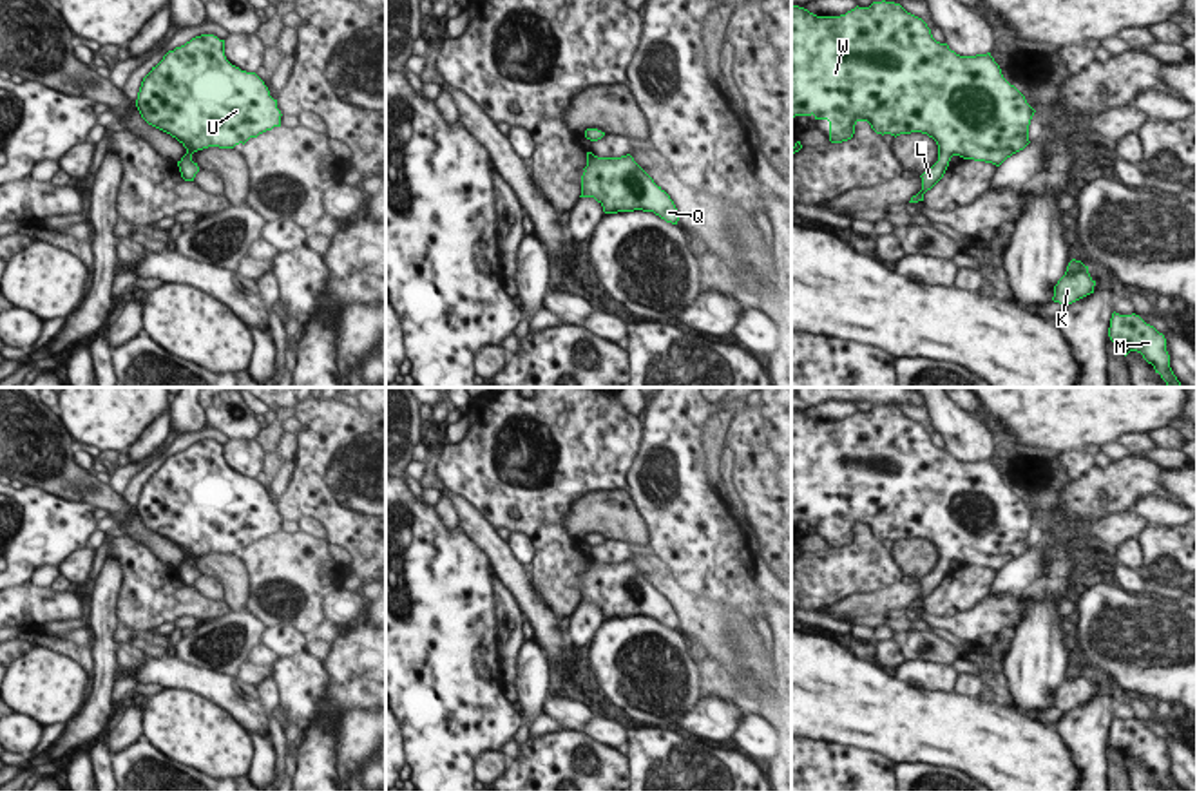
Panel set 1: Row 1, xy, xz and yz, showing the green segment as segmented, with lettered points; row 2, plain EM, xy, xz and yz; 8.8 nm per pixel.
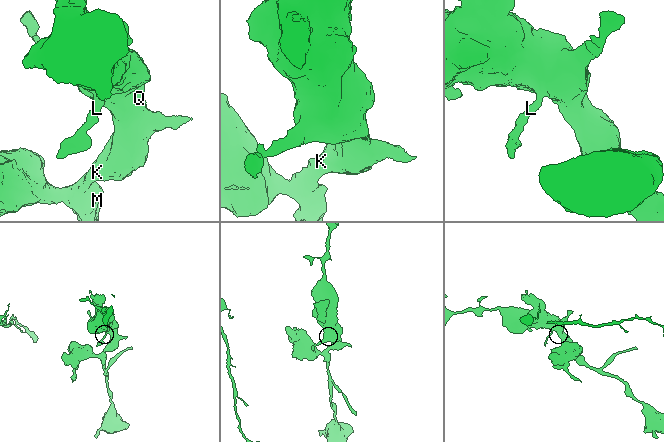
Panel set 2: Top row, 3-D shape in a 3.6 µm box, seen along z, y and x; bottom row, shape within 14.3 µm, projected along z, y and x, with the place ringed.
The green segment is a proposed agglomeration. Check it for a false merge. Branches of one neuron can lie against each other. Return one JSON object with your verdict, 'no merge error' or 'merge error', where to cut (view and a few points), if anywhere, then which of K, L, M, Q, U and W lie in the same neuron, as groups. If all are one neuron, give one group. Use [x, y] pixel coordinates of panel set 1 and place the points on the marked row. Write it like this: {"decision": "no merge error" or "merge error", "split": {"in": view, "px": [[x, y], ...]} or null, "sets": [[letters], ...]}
{"decision": "no merge error", "split": null, "sets": [["K", "L", "M", "Q", "U", "W"]]}

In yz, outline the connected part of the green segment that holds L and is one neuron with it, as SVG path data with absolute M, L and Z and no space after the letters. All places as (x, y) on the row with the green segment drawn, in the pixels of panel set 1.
M873 2L869 7L855 7L840 16L817 16L804 7L791 5L791 127L795 116L815 116L815 119L828 119L829 121L829 141L842 143L853 138L855 125L858 121L867 121L876 134L911 134L922 132L933 138L938 145L938 161L927 168L922 177L922 190L911 197L909 203L924 201L924 194L931 190L945 174L949 161L953 156L960 156L963 159L985 161L1000 167L1007 157L1023 150L1029 141L1029 125L1034 116L1034 109L1027 103L1025 96L1010 85L1003 74L1000 65L994 62L991 52L976 54L976 56L960 56L949 49L947 43L940 43L933 38L931 29L927 24L907 13L900 4L895 2Z

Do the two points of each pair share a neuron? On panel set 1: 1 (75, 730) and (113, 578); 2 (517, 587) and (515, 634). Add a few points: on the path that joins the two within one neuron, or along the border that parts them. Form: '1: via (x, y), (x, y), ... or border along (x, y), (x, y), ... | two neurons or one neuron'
1: via (102, 692), (104, 616) | one neuron
2: border along (493, 574), (513, 596), (526, 619) | two neurons

